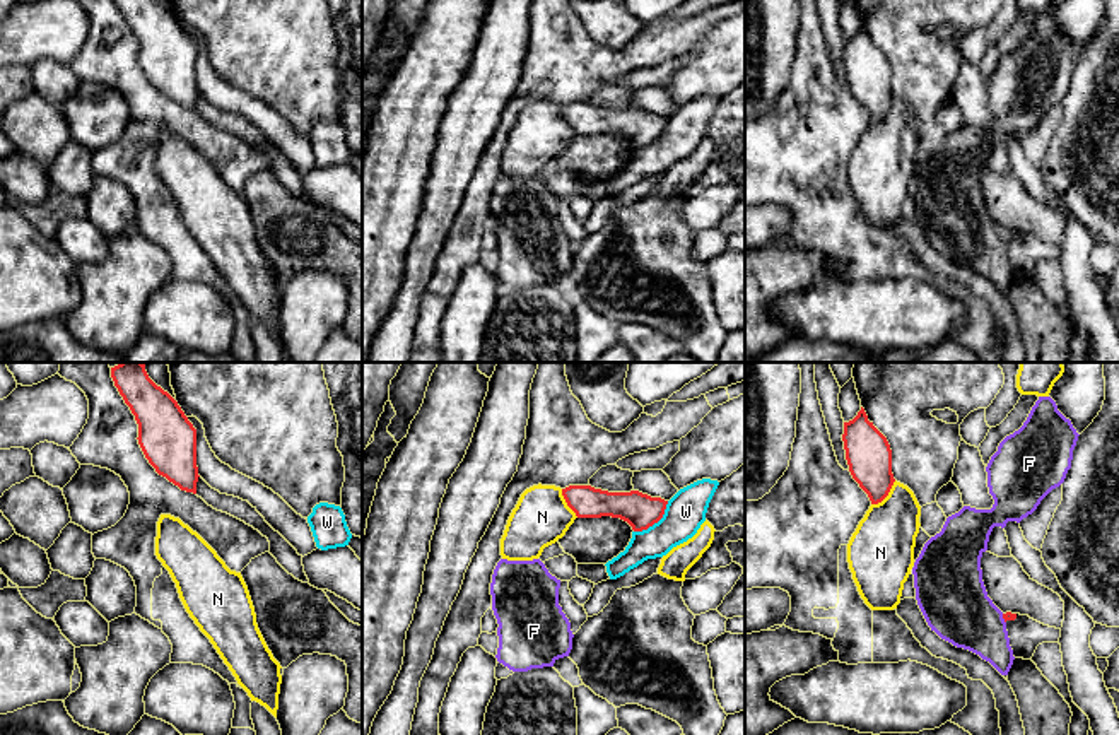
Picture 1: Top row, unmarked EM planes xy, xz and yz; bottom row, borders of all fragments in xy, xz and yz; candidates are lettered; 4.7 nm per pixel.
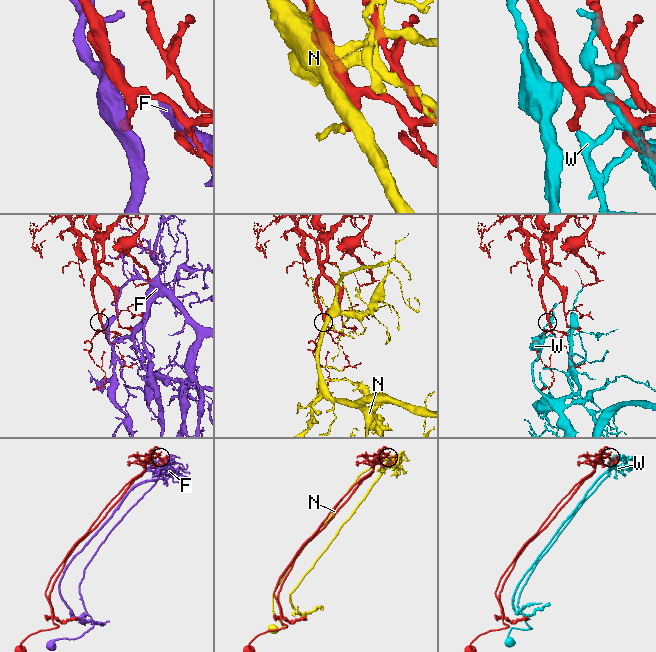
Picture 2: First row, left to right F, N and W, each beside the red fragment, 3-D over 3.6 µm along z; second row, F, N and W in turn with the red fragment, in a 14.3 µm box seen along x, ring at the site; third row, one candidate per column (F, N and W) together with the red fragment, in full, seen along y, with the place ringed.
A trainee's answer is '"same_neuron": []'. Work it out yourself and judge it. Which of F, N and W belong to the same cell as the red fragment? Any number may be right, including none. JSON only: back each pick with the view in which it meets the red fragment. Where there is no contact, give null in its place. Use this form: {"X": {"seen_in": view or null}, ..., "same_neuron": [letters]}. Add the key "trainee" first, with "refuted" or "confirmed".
{"trainee": "confirmed", "same_neuron": []}

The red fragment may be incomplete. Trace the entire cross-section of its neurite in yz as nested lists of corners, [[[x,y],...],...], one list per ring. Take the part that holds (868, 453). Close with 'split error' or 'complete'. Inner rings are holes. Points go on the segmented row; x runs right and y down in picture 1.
[[[863,407],[852,420],[844,422],[842,441],[852,479],[871,504],[882,503],[895,482],[892,450],[887,438],[868,420]]] | complete

